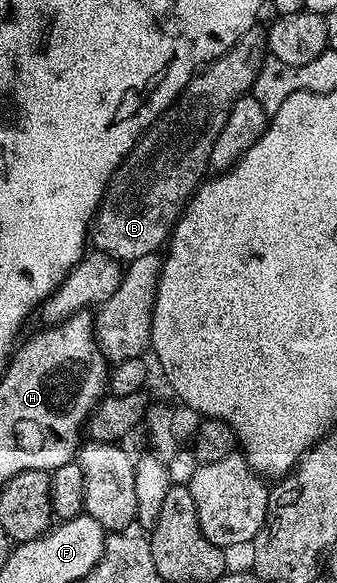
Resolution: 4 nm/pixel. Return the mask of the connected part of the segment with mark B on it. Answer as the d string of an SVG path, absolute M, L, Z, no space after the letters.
M255 26L249 28L219 60L205 65L187 82L186 89L179 94L178 99L142 133L133 150L112 174L88 233L97 251L129 262L144 258L144 254L158 252L169 241L174 223L186 207L186 201L194 195L194 189L207 175L212 146L216 146L216 137L220 130L224 130L224 122L228 122L228 114L236 98L247 95L253 89L267 59L266 28Z

